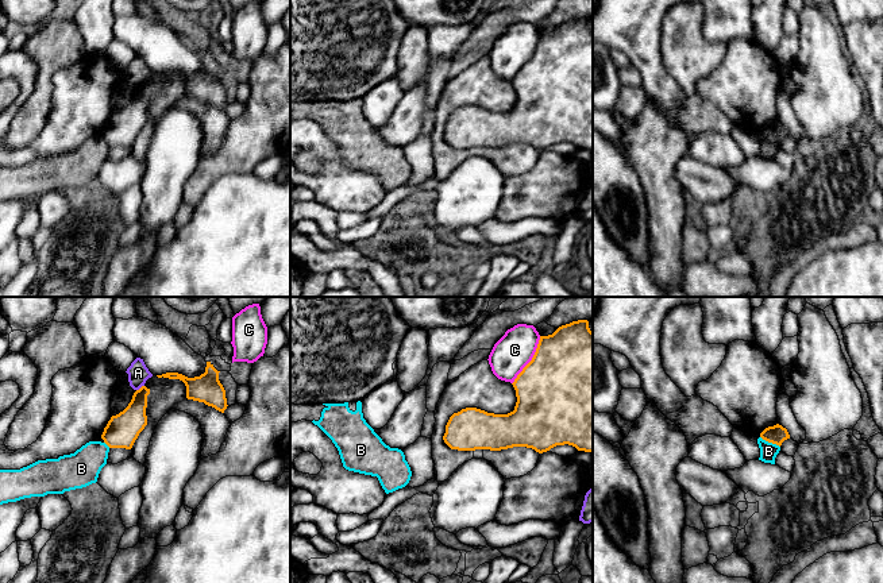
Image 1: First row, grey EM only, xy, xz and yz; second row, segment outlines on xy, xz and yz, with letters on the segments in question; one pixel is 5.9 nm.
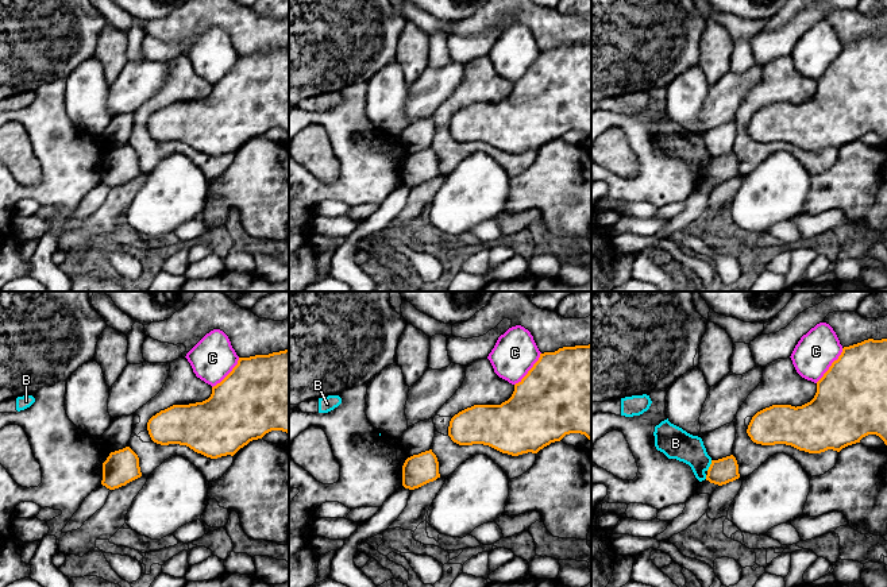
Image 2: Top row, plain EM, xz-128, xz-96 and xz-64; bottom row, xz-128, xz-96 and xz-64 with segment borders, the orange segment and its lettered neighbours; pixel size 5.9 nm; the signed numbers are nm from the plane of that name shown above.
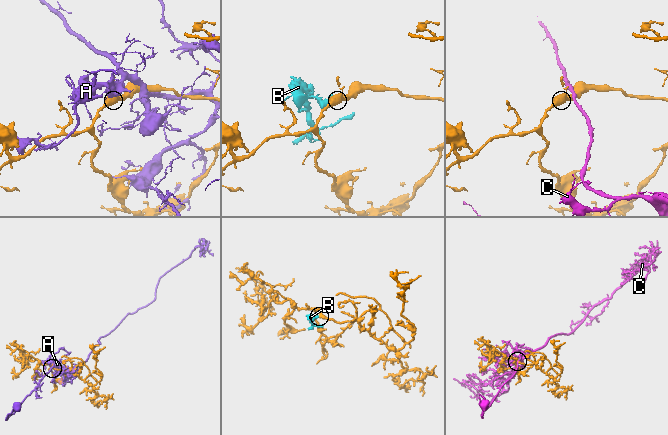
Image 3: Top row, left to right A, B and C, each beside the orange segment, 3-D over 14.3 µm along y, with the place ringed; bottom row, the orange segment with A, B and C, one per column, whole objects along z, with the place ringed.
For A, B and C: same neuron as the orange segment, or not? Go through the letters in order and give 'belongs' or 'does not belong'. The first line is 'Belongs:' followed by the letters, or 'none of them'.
Belongs: none of them
A: does not belong
B: does not belong
C: does not belong

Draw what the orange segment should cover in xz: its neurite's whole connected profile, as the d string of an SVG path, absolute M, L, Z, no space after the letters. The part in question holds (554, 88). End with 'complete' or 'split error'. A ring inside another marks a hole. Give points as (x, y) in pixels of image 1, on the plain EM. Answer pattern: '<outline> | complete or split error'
M587 18L572 19L552 32L540 34L532 58L512 82L517 94L513 109L494 112L477 105L462 107L450 115L444 140L458 148L527 144L539 151L568 142L593 151L593 30Z | complete

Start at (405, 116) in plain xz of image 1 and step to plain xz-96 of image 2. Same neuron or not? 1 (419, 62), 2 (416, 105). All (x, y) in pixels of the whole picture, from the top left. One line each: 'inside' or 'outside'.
1: outside
2: inside

